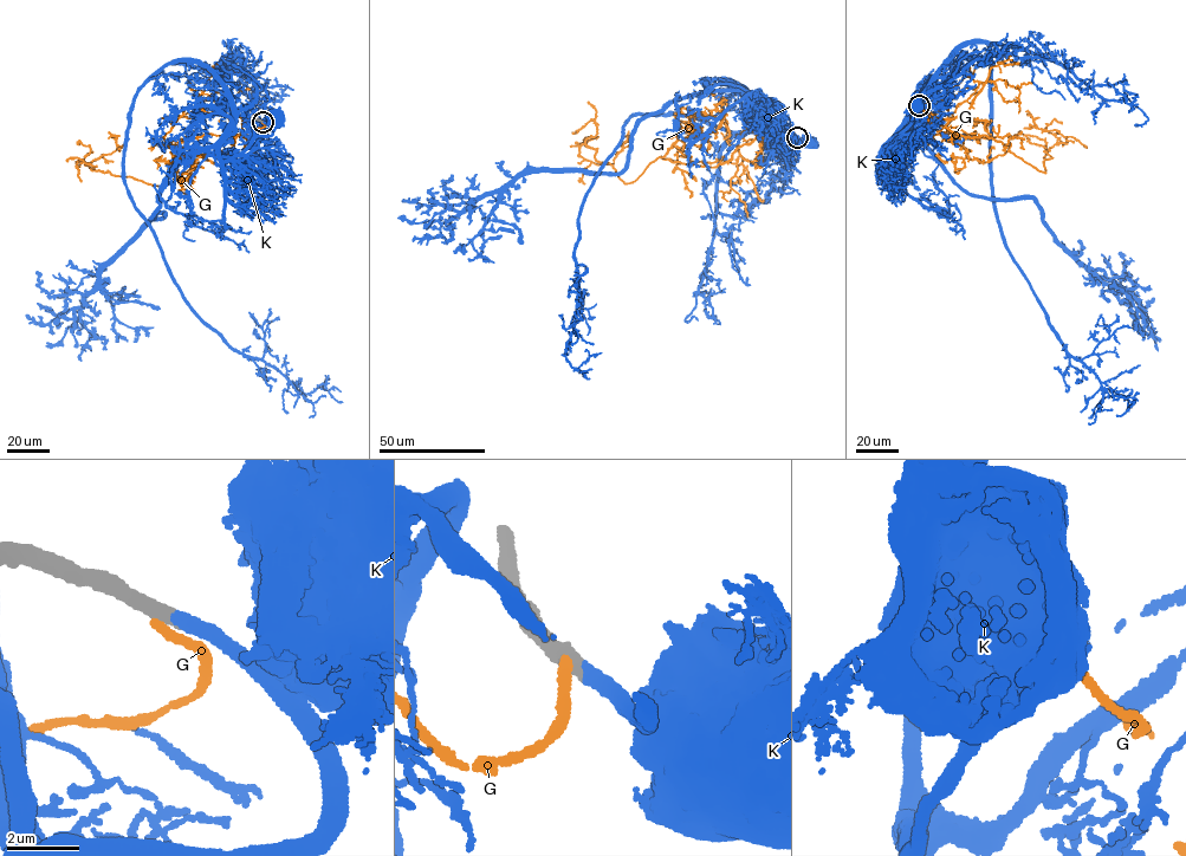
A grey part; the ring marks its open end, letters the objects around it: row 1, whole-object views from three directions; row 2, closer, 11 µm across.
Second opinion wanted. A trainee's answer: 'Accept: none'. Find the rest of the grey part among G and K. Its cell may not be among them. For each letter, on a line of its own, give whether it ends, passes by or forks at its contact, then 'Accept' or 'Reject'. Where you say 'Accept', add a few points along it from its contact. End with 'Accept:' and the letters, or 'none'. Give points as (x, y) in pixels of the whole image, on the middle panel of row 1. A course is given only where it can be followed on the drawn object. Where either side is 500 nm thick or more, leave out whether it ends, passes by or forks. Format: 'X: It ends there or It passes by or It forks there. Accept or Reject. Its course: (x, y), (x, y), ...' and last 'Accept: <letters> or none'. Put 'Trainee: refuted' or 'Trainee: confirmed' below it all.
G: Reject
K: It ends there. Accept
Accept: K
Trainee: refuted

